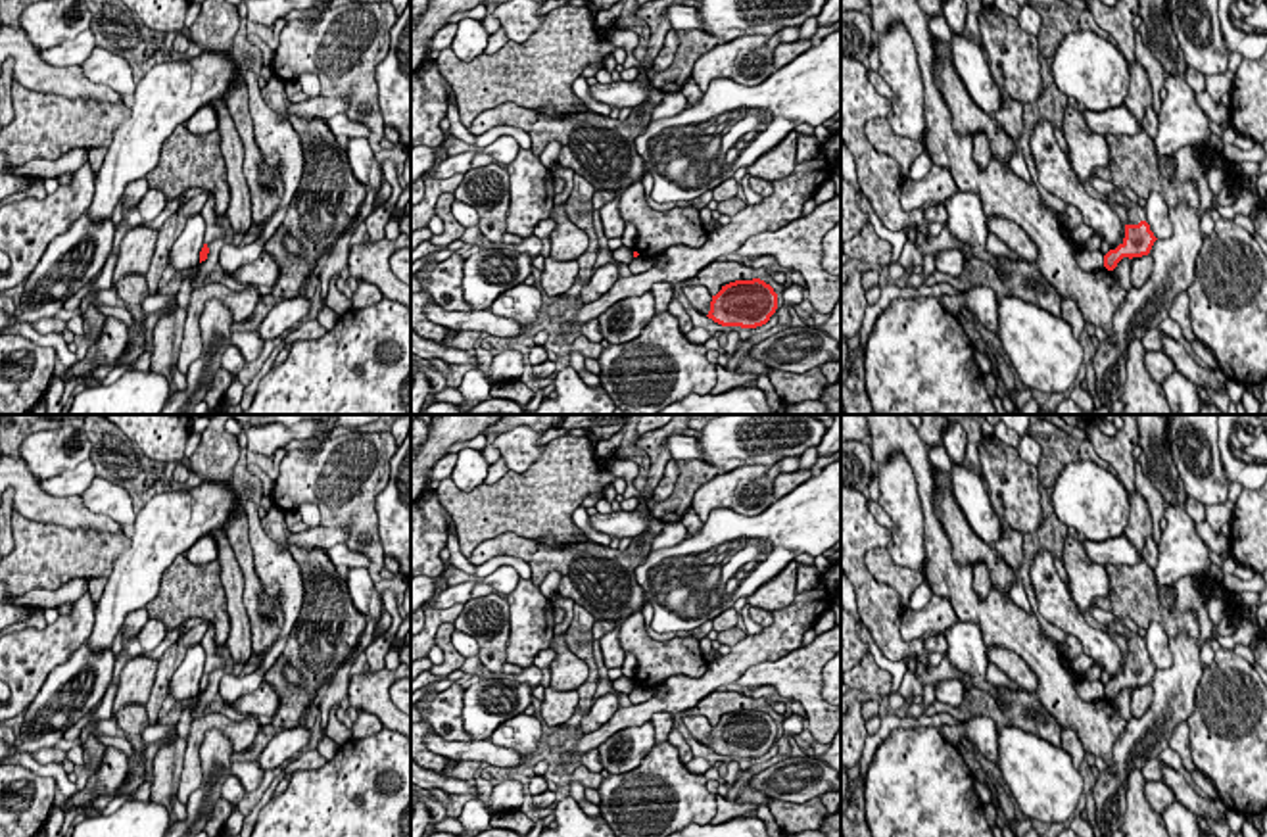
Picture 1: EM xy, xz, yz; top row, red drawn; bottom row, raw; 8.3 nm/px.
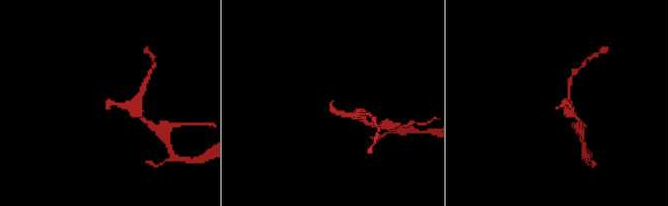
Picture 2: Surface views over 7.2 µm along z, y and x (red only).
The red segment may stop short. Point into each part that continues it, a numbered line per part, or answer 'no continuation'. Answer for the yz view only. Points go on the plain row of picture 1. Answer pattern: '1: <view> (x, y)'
1: yz (1135, 644)

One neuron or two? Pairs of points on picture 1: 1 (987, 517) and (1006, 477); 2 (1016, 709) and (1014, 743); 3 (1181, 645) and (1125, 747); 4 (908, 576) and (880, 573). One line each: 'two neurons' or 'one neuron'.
1: two neurons
2: two neurons
3: one neuron
4: one neuron

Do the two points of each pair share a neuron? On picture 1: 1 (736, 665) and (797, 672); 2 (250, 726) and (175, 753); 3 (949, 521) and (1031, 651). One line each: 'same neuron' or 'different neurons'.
1: different neurons
2: different neurons
3: different neurons

